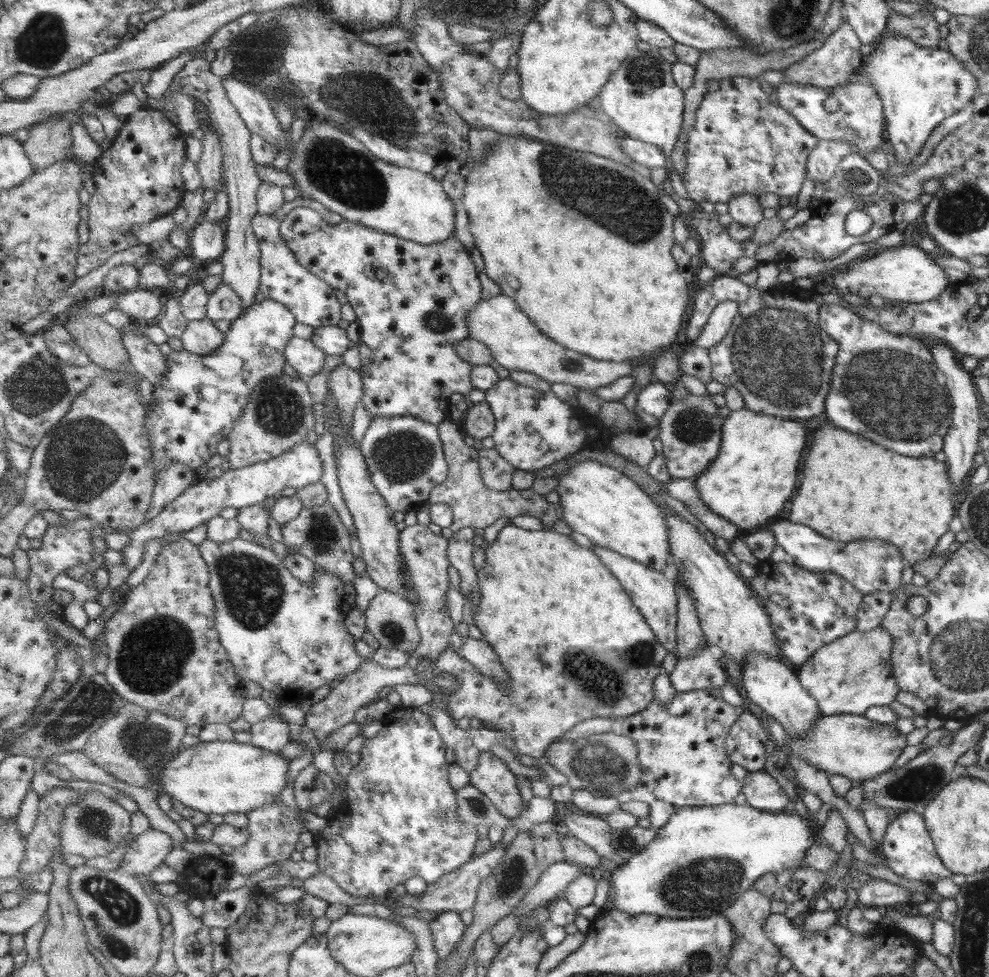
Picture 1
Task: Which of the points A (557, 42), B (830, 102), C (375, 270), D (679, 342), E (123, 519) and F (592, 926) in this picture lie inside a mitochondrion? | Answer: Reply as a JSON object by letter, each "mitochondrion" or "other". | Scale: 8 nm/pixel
{"A":"other","B":"other","C":"other","D":"other","E":"other","F":"other"}

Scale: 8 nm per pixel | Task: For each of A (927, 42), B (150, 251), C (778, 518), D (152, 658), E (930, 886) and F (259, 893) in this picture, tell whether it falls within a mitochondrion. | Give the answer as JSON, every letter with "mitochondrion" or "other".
{"A":"other","B":"other","C":"other","D":"mitochondrion","E":"other","F":"other"}

